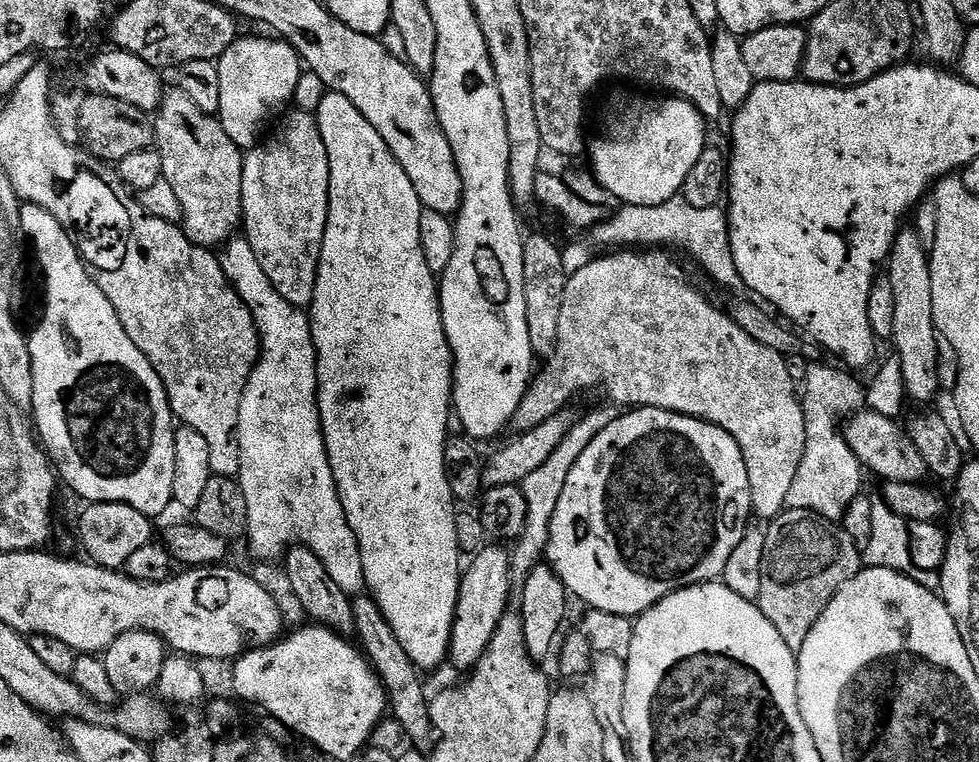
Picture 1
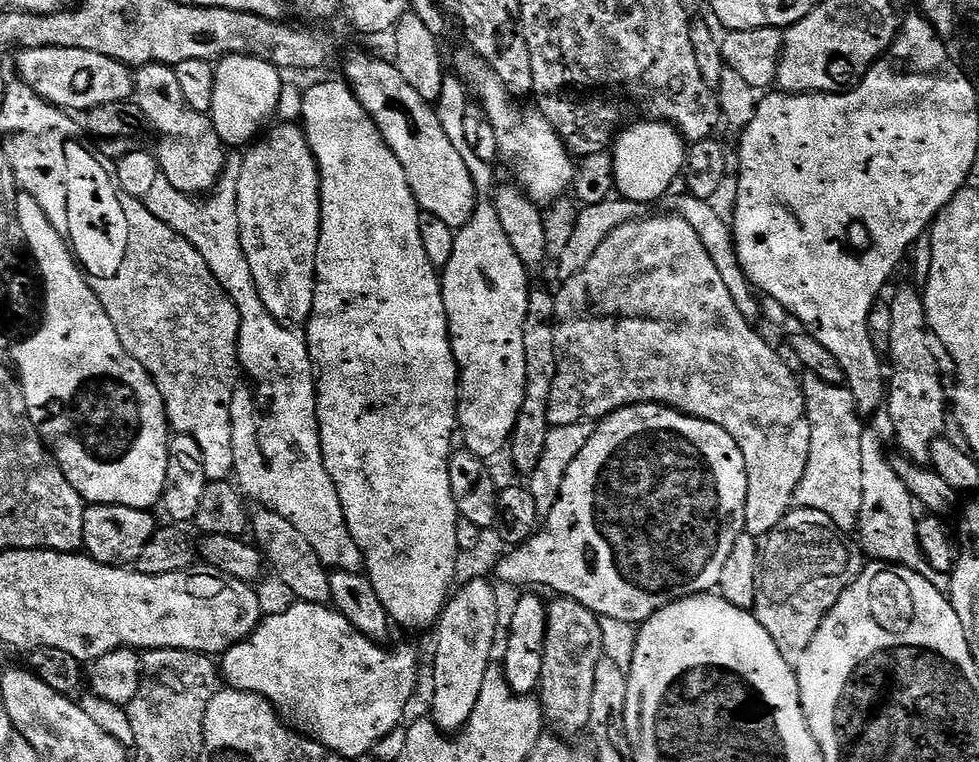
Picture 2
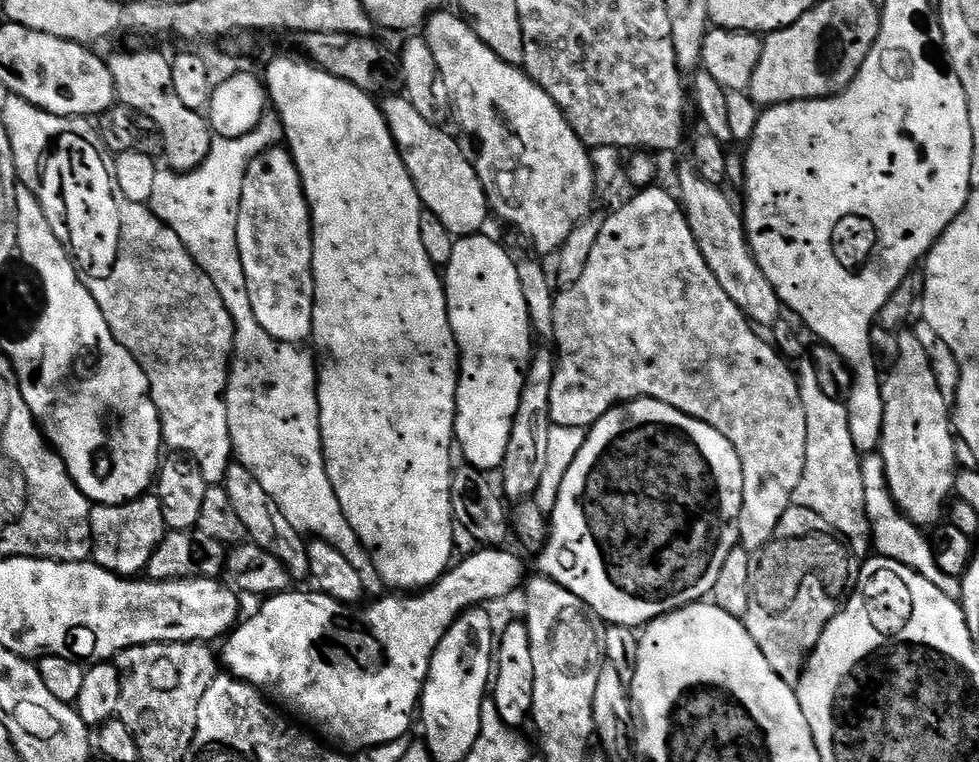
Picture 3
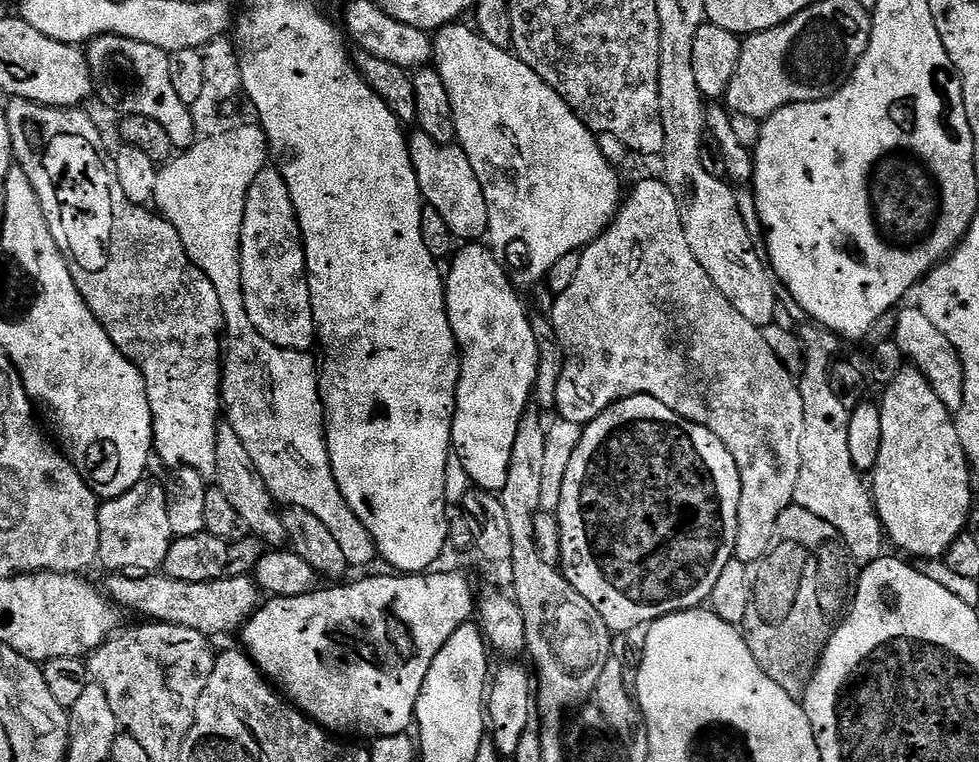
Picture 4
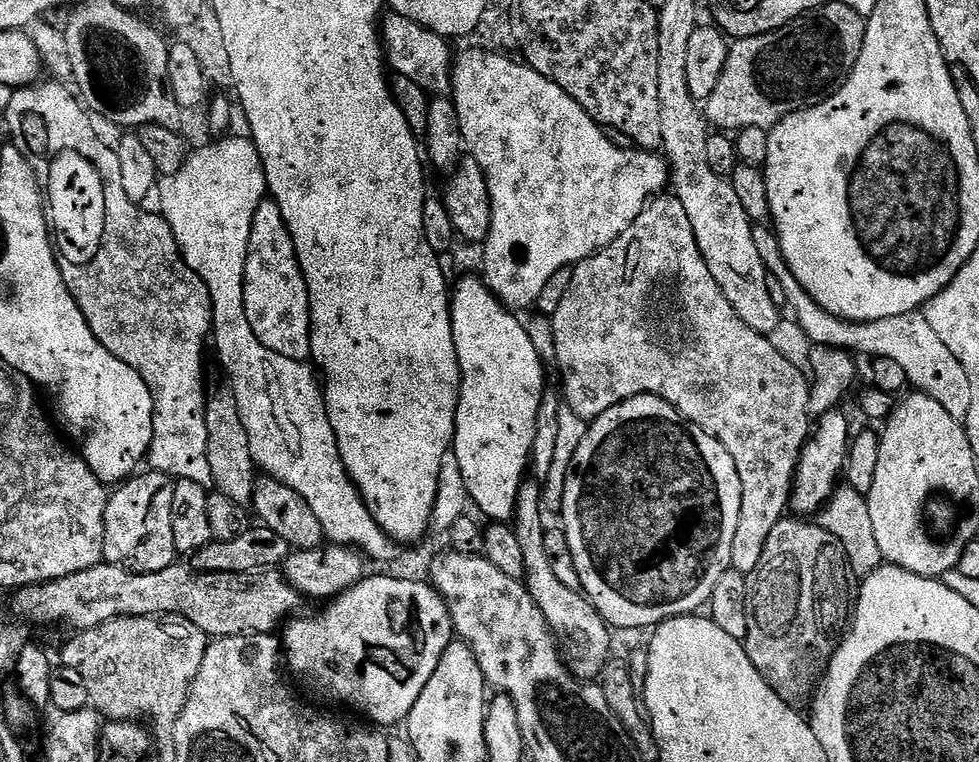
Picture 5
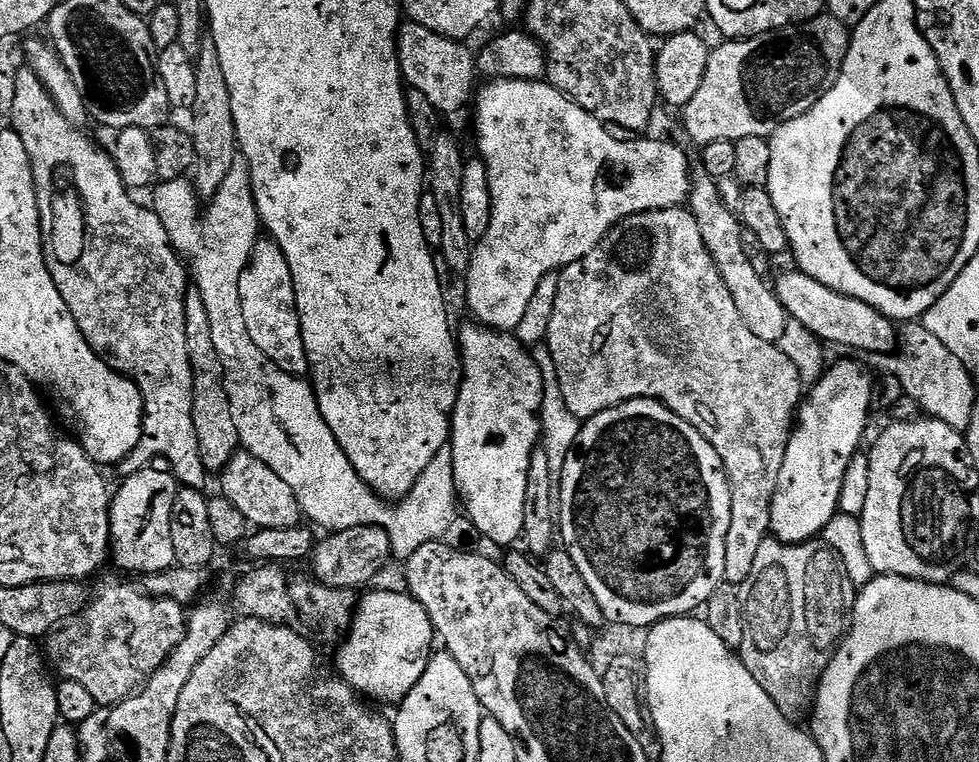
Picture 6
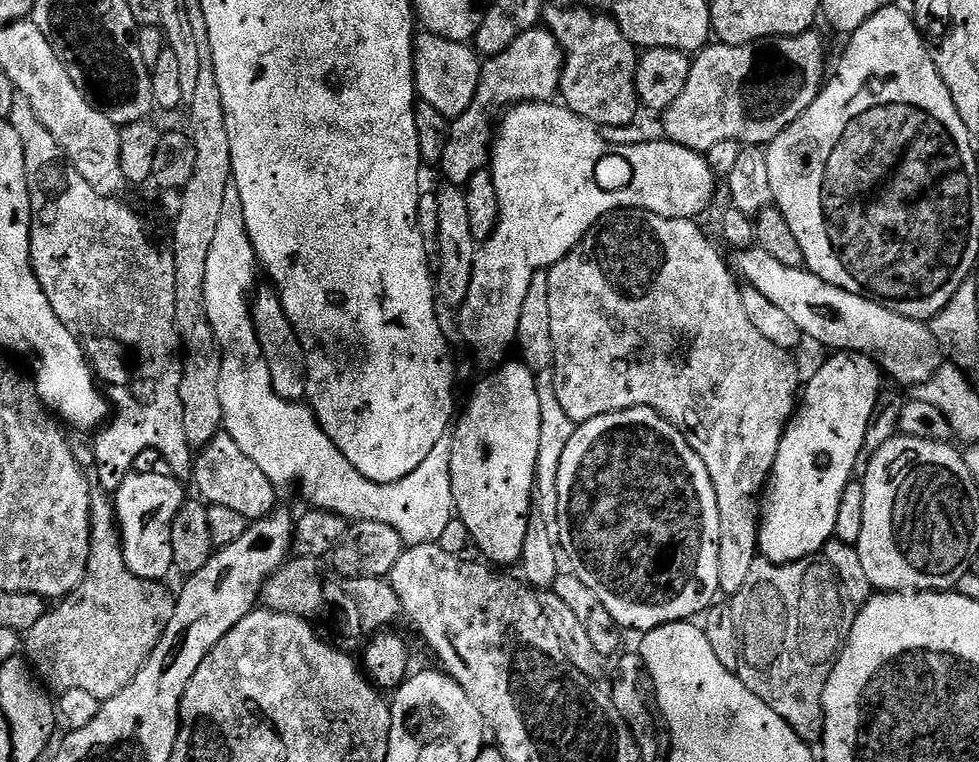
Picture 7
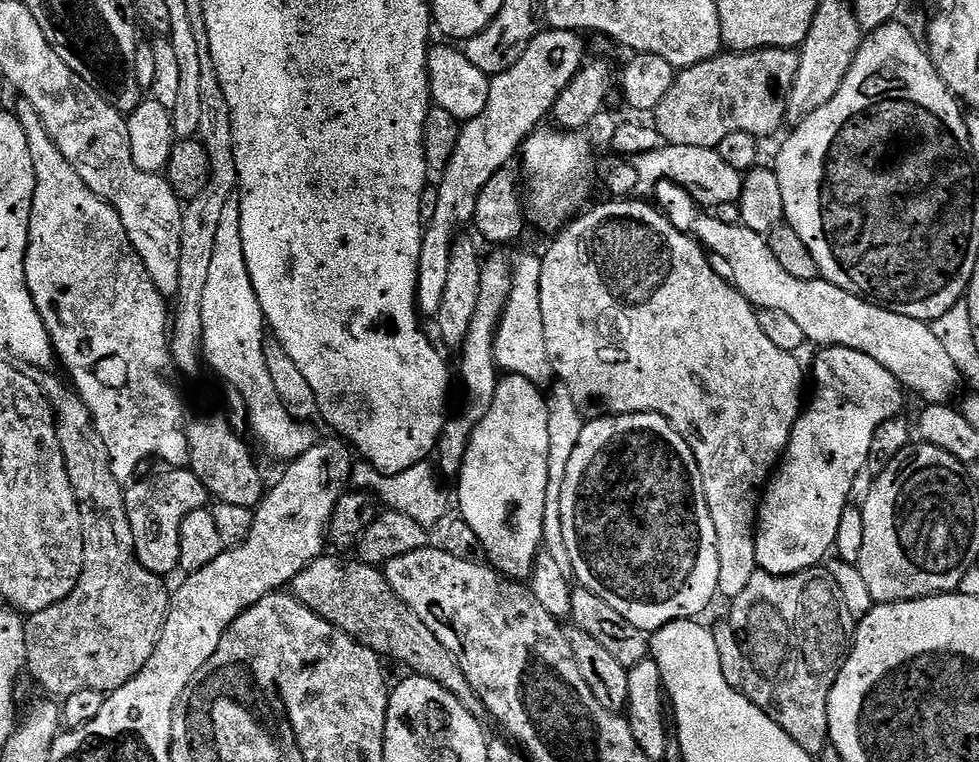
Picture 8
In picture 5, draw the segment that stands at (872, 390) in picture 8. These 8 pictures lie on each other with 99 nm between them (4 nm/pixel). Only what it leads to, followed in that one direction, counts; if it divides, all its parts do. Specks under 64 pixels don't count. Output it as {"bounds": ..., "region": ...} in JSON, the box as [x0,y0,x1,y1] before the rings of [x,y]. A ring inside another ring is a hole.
{"bounds":[790,410,850,518],"region":[[[840,410],[825,412],[815,421],[814,431],[809,435],[804,449],[800,452],[800,460],[796,463],[796,473],[790,491],[790,508],[800,518],[808,518],[819,513],[829,497],[838,486],[846,467],[850,435],[848,436],[848,420]]]}

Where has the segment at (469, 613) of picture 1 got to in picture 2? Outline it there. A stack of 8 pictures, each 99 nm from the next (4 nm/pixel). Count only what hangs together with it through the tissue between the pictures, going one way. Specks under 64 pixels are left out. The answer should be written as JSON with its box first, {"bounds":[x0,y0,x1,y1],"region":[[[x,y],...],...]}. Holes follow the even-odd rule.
{"bounds":[432,580,501,733],"region":[[[472,580],[451,593],[448,605],[440,616],[436,632],[436,669],[432,672],[432,712],[440,731],[459,733],[478,706],[486,670],[493,667],[492,647],[496,644],[496,627],[501,627],[500,600],[492,589],[493,581]]]}

